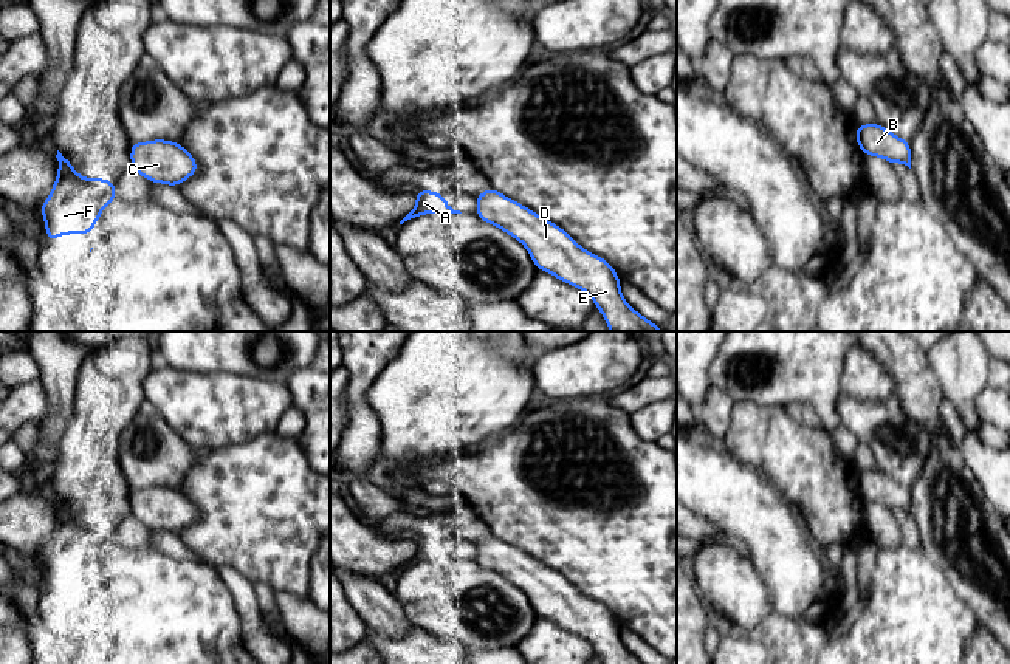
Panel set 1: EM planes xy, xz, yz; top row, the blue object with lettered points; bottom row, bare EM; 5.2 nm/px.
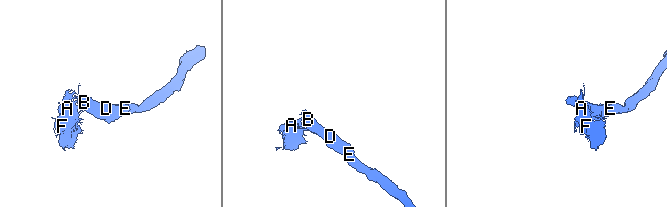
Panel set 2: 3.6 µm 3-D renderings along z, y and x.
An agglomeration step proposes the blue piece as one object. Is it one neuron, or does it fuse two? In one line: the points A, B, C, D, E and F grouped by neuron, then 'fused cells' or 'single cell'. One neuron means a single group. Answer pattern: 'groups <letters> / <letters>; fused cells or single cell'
groups A F / B C D E; fused cells

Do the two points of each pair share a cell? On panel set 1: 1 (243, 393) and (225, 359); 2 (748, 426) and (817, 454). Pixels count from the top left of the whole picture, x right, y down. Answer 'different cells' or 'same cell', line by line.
1: different cells
2: same cell

